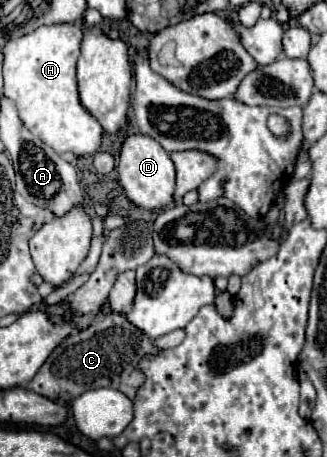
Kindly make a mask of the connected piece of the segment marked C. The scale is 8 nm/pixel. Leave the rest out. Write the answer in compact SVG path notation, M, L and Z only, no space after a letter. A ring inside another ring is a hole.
M102 314L88 326L88 330L76 332L68 336L60 346L54 348L52 356L42 364L36 372L28 390L46 396L50 400L64 400L72 402L80 394L92 388L116 388L124 392L130 400L136 396L140 386L144 384L146 376L138 368L140 360L146 354L160 354L162 350L154 346L152 338L148 338L142 330L138 330L126 316L122 314ZM66 340L68 340L68 354L66 354Z

